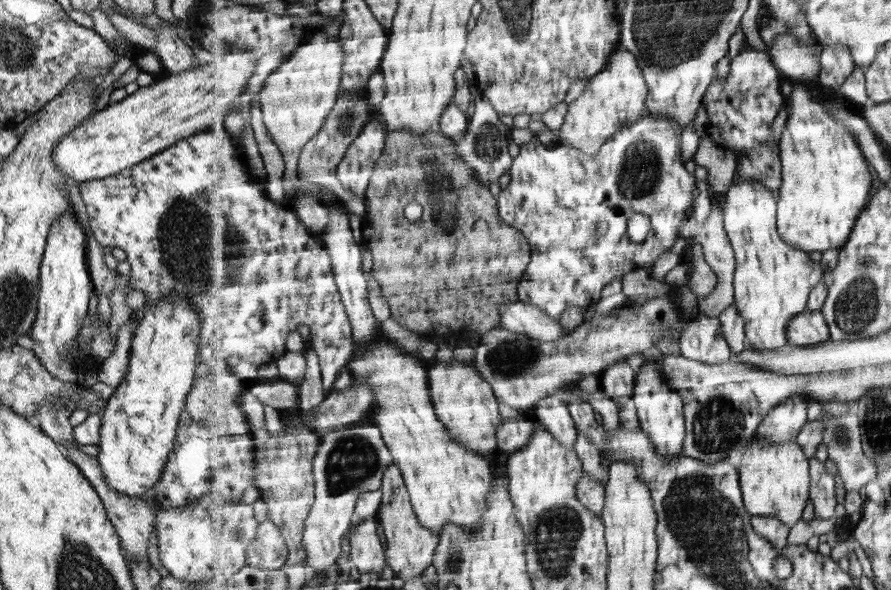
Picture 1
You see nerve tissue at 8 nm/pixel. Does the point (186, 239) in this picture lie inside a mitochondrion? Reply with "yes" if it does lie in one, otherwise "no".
yes

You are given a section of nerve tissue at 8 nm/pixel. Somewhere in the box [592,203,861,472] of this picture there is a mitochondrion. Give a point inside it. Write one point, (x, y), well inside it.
(718, 424)

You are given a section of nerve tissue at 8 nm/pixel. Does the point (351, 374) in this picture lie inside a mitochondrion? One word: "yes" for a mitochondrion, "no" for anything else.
no

